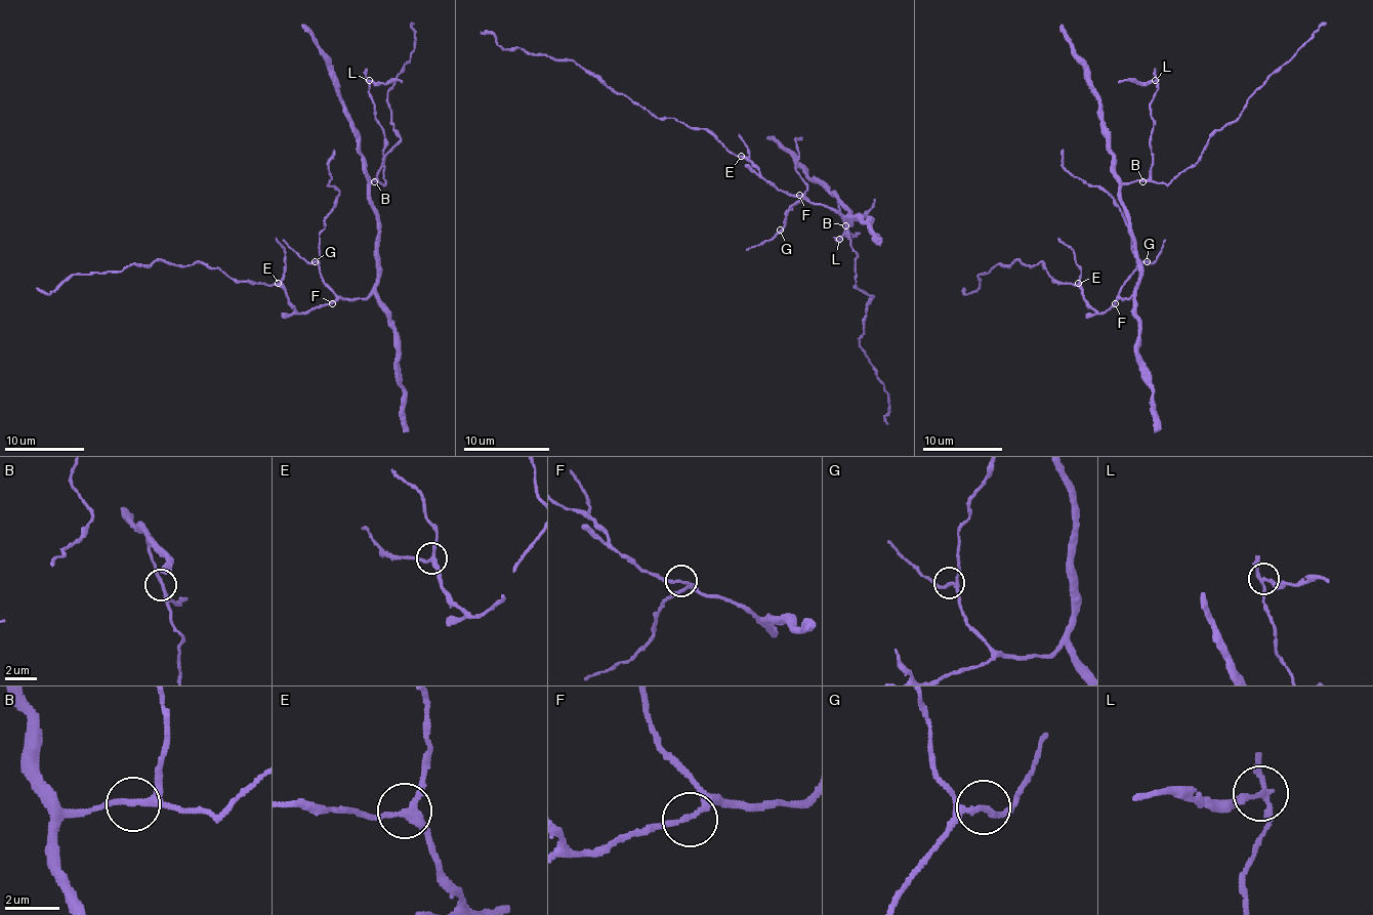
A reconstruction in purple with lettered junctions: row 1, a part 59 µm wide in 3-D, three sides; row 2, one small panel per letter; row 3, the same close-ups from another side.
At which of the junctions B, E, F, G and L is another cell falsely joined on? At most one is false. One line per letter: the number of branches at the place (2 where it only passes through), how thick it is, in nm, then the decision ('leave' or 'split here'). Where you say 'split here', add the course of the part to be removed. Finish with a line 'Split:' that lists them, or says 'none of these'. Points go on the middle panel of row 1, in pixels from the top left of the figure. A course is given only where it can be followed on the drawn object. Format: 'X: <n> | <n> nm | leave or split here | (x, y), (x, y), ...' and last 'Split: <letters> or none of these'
B: 3 | 170 nm | leave
E: 3 | 240 nm | leave
F: 3 | 170 nm | leave
G: 3 | 170 nm | leave
L: 3 | 170 nm | split here | (838, 239), (851, 221), (858, 221), (871, 208), (875, 200)
Split: L

